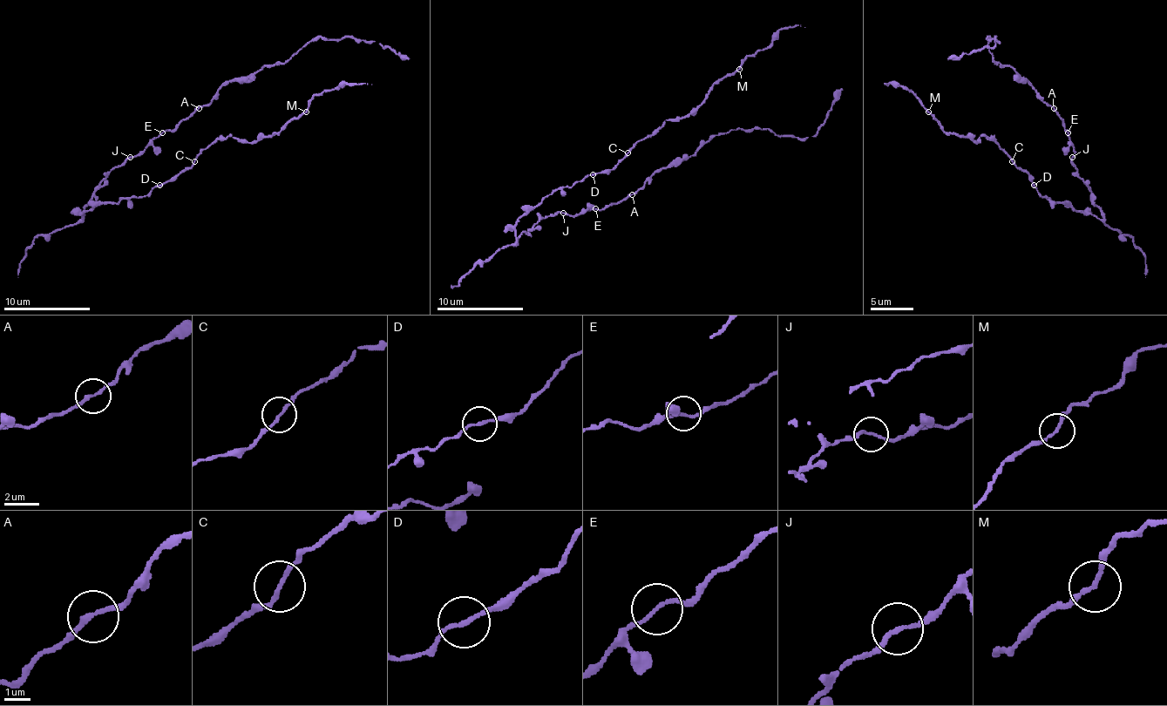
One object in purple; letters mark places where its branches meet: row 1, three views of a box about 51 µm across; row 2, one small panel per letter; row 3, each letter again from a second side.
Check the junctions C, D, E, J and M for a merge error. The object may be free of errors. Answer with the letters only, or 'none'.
none

